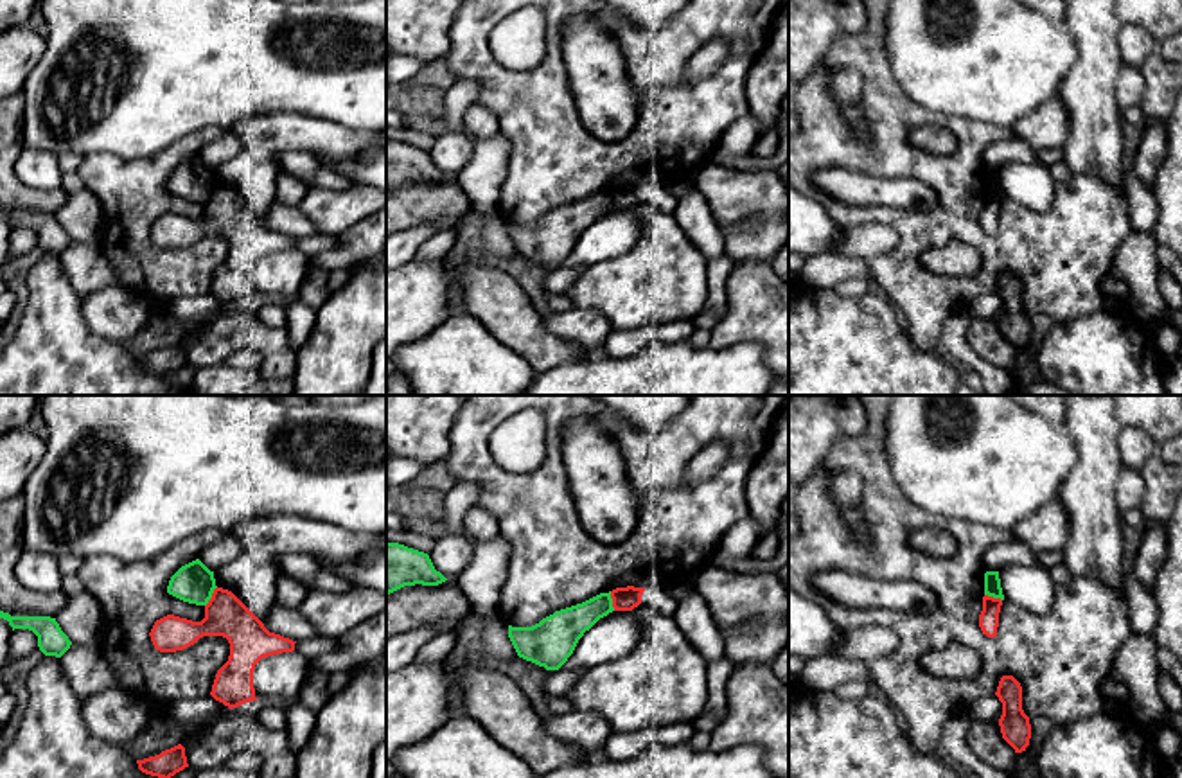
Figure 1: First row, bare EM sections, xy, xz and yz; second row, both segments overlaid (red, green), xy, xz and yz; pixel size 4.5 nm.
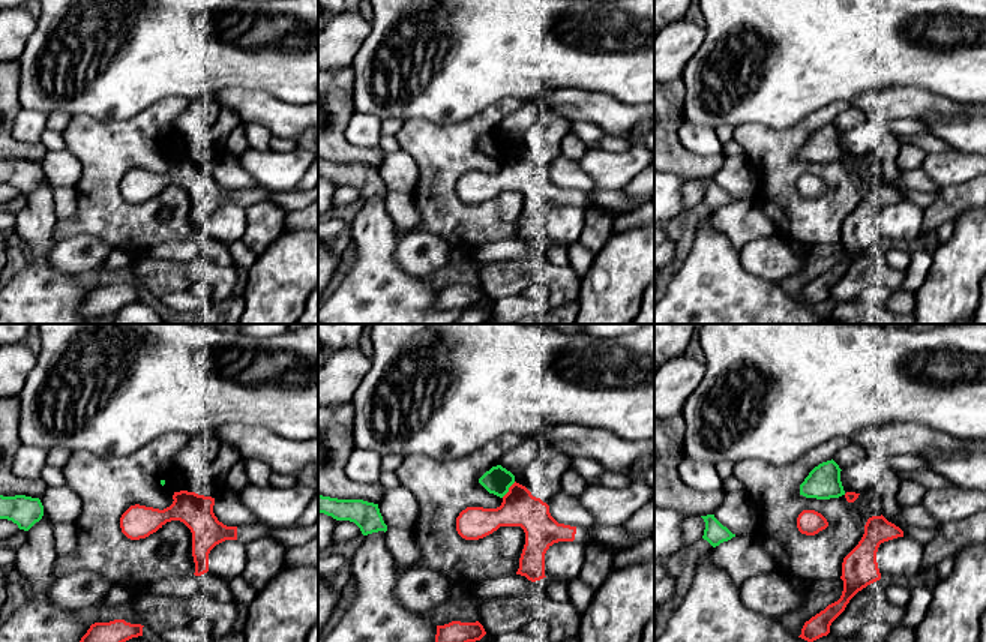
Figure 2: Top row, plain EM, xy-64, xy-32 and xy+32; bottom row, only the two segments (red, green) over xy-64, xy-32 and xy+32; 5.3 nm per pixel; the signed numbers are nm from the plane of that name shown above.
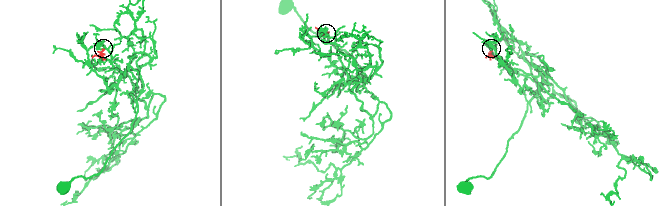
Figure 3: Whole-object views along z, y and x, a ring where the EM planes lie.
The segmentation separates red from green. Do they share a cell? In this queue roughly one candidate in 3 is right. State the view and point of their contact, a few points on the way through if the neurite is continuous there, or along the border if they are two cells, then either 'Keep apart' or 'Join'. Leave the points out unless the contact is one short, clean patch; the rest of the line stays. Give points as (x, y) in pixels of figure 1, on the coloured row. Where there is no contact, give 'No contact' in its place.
Touches red at xy (212, 597). Boundary: xy (216, 586), (205, 606). Keep apart

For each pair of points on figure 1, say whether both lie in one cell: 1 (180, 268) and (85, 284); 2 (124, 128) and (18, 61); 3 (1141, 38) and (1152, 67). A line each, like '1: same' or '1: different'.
1: different
2: different
3: different

